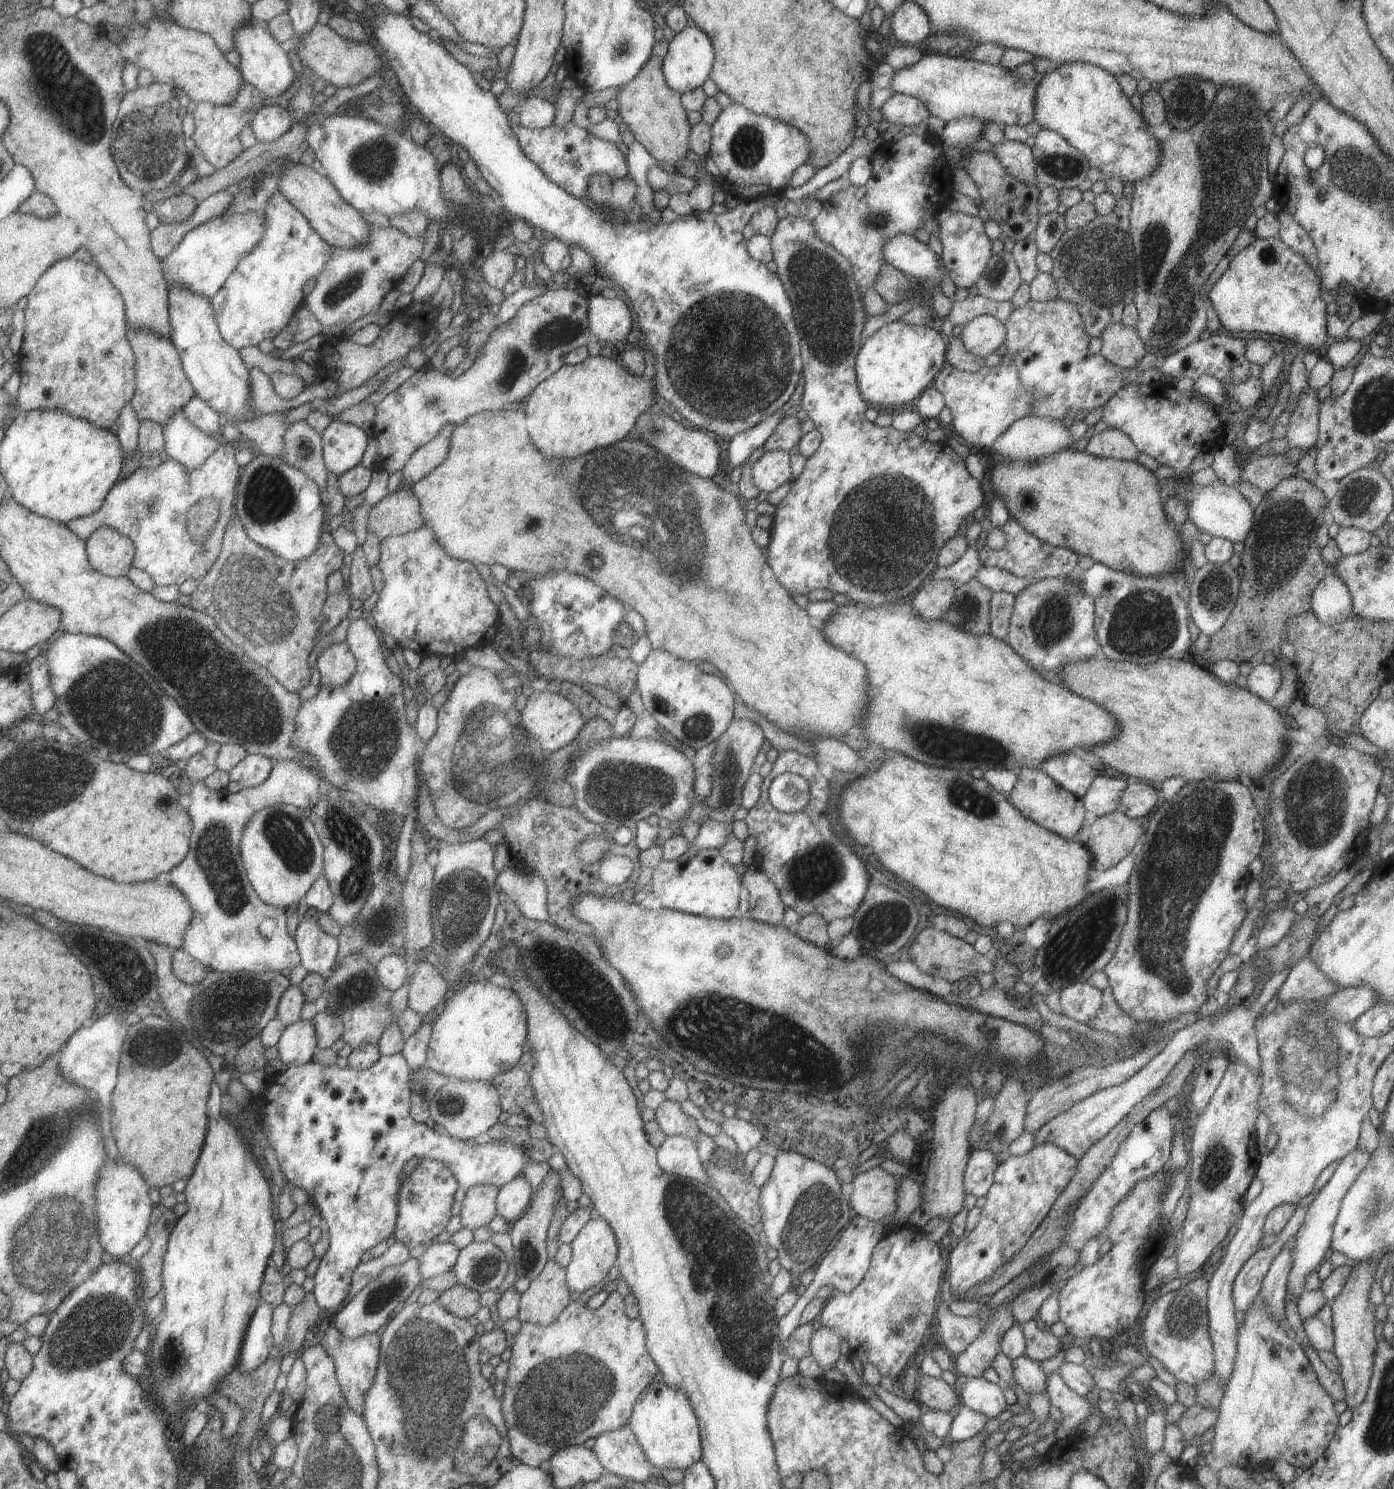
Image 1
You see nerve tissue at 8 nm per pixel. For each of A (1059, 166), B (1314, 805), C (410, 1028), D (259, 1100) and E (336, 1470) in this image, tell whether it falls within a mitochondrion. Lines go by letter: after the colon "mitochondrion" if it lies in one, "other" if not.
A: mitochondrion
B: mitochondrion
C: other
D: other
E: mitochondrion

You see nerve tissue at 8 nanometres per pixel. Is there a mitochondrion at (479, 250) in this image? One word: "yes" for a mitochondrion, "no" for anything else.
no

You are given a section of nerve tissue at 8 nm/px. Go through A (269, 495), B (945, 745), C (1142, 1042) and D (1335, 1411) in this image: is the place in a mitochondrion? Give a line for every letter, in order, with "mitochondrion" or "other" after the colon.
A: mitochondrion
B: mitochondrion
C: other
D: other

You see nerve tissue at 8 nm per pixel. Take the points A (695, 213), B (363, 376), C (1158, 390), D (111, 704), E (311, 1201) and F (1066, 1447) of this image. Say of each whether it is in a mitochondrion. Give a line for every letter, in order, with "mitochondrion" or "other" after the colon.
A: other
B: other
C: other
D: mitochondrion
E: other
F: other

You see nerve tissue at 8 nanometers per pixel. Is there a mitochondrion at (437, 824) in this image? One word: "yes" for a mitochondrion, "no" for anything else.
no

